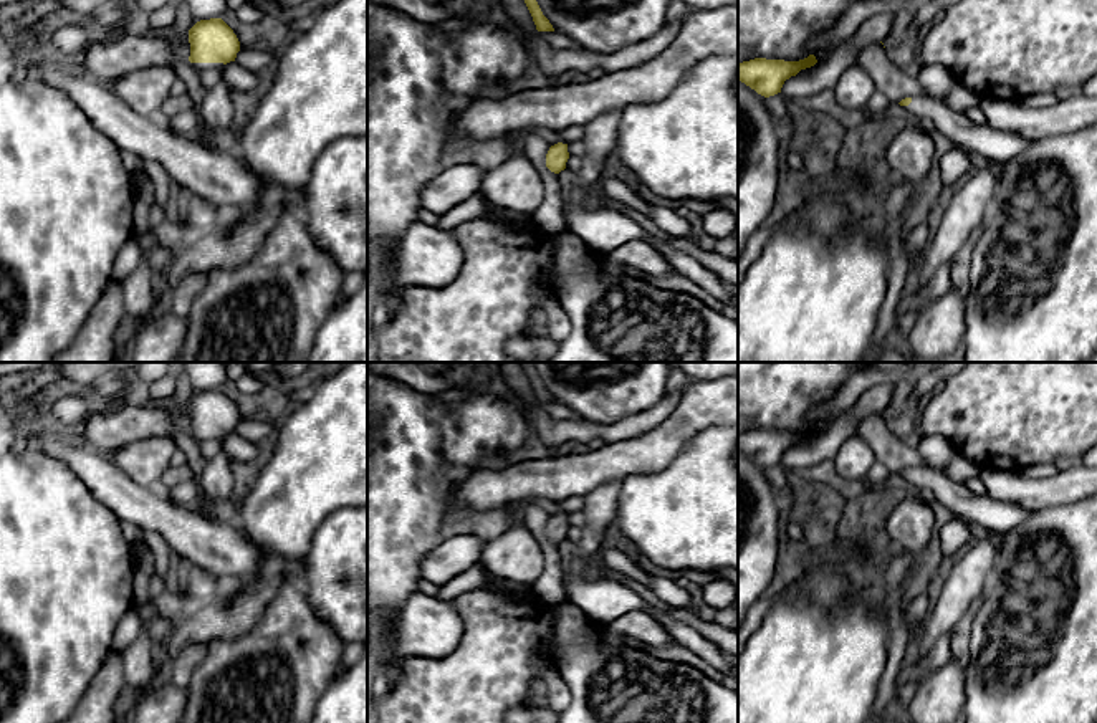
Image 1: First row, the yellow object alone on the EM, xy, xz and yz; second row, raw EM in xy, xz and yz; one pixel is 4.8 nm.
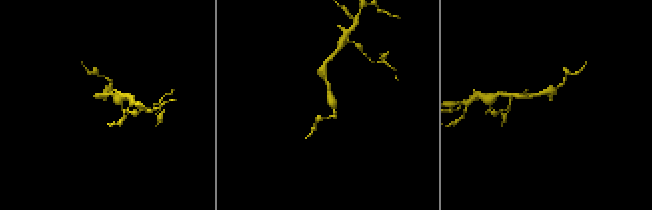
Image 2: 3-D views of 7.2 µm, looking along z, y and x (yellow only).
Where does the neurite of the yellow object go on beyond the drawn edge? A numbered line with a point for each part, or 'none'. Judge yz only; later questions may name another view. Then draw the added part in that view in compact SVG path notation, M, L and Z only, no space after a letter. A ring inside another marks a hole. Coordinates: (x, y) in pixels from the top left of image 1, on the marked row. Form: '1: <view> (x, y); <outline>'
1: yz (986, 144); M925 94L913 96L903 109L913 119L928 117L935 124L941 144L963 147L978 164L1004 165L1031 144L1018 129L991 127L986 122L975 124L966 114L956 113L945 103Z

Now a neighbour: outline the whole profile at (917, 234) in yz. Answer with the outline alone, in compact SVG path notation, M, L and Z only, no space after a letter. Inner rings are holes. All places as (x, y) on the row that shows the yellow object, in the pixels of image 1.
M918 215L907 228L902 237L902 251L907 260L913 260L913 256L927 245L930 238L928 223Z

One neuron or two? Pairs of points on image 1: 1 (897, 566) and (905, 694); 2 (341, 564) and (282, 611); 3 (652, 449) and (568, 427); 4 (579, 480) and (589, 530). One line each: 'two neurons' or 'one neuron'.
1: two neurons
2: two neurons
3: two neurons
4: two neurons

